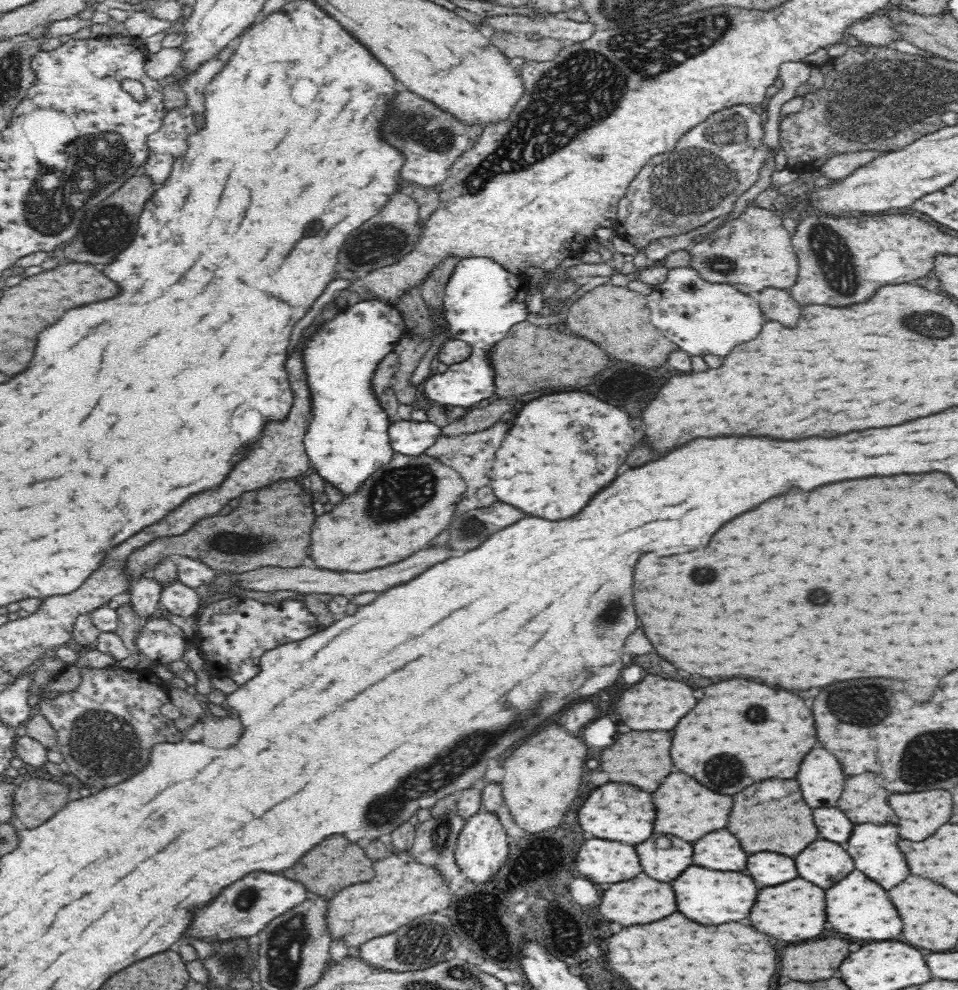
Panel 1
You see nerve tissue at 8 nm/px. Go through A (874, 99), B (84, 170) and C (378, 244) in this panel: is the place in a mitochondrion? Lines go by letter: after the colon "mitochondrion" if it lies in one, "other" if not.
A: mitochondrion
B: mitochondrion
C: mitochondrion

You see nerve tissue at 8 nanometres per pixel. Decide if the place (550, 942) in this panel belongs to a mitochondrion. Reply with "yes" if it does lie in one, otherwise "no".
no

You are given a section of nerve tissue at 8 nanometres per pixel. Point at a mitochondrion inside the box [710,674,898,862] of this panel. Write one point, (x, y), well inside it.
(847, 703)

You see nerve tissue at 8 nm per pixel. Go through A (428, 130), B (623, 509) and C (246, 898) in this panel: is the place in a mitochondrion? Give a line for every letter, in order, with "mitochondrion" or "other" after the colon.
A: mitochondrion
B: other
C: mitochondrion

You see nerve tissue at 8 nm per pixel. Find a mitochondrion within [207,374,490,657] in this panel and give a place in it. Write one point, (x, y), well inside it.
(397, 493)

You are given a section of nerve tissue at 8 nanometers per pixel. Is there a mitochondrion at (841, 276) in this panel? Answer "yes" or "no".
yes

